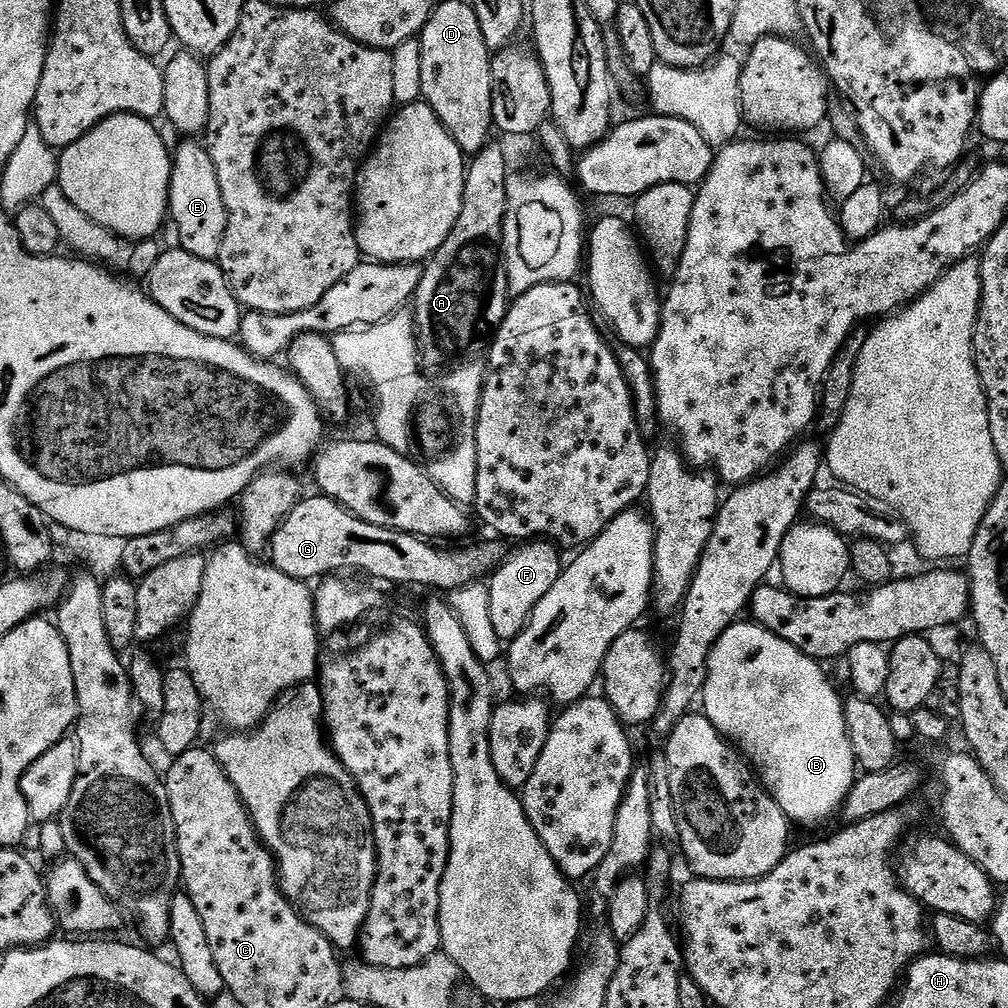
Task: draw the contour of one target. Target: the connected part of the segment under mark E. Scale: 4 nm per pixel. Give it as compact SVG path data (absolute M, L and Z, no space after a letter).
M184 142L180 149L175 149L172 156L172 177L168 183L168 211L170 220L176 223L176 236L180 239L179 247L194 258L216 262L220 259L222 238L226 232L226 212L222 202L222 194L218 186L218 178L207 147L200 142Z

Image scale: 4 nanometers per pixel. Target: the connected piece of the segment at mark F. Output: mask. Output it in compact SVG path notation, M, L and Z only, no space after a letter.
M533 538L507 553L500 567L491 573L487 585L490 592L490 621L494 631L503 642L512 639L528 625L534 606L550 594L550 586L558 582L562 571L561 549L547 538Z

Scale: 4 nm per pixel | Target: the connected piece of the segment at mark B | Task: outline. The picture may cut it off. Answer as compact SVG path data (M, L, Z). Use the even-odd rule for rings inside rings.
M737 622L732 624L718 638L716 645L708 656L708 676L704 680L702 700L704 696L704 708L702 715L714 725L725 740L731 742L742 753L743 759L754 769L755 775L764 786L764 791L771 796L772 800L784 811L789 821L796 820L824 820L832 811L839 809L848 797L848 791L858 779L858 768L854 763L852 743L848 737L848 727L844 721L844 709L841 701L838 702L834 693L828 689L823 678L820 677L821 665L804 652L799 652L790 642L778 638L770 630L755 622Z

